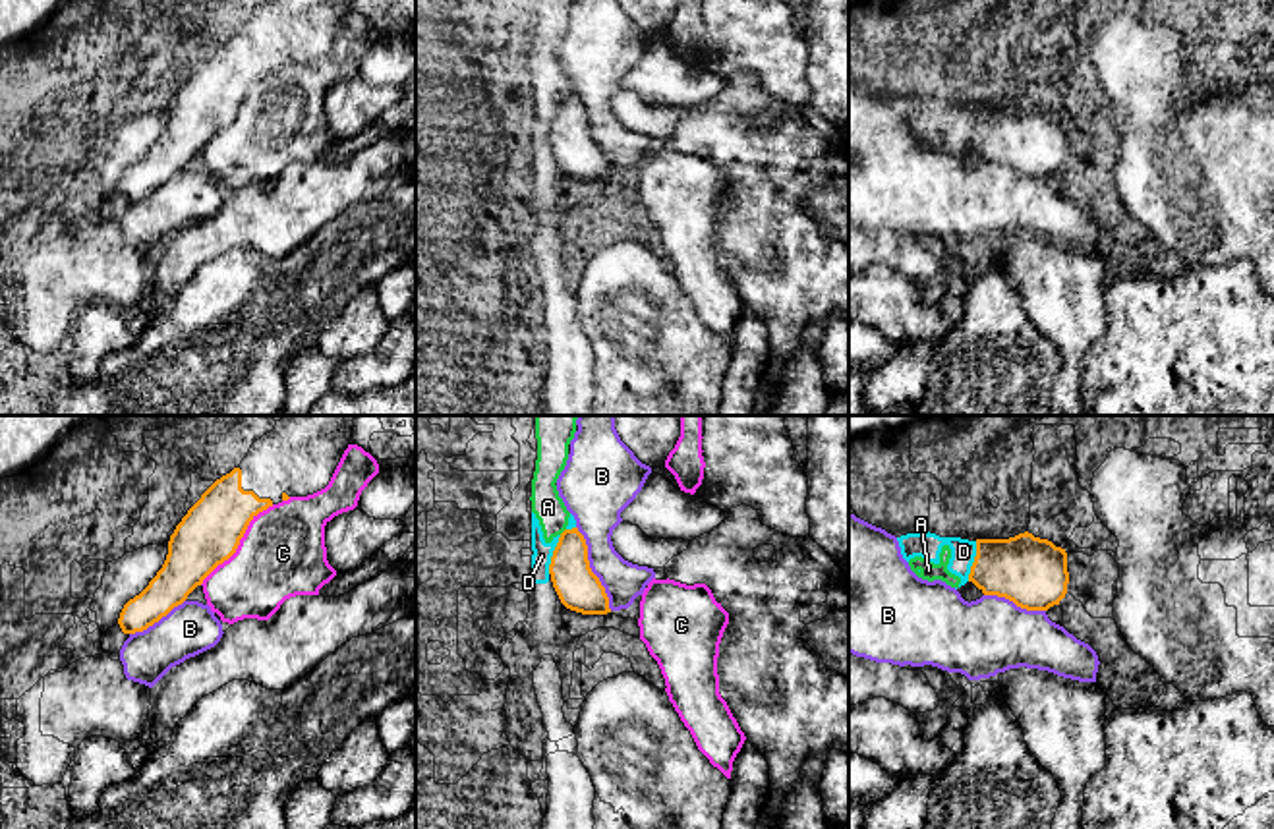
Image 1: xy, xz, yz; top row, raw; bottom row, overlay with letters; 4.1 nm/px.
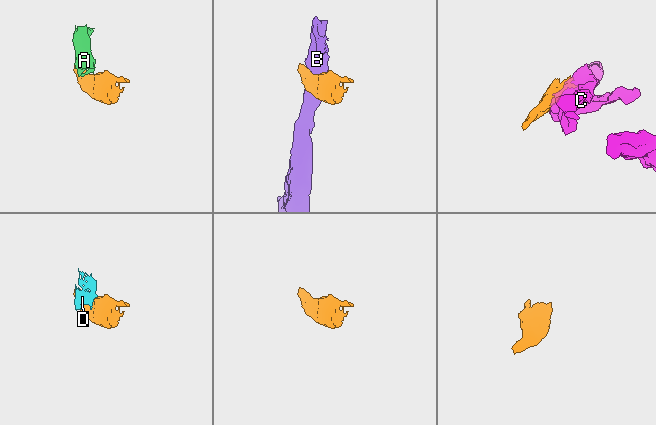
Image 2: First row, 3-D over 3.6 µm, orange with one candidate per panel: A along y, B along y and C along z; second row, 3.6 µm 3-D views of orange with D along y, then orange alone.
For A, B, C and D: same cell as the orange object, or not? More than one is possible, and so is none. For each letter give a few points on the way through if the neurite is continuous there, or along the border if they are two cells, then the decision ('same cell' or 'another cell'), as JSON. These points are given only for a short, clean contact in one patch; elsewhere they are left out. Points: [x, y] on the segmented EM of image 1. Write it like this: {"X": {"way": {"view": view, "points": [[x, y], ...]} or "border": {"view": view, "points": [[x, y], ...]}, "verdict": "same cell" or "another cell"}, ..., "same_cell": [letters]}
{"A": {"verdict": "another cell"}, "B": {"verdict": "another cell"}, "C": {"verdict": "another cell"}, "D": {"verdict": "another cell"}, "same_cell": []}

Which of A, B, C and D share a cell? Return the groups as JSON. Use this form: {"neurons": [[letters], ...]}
{"neurons": [["A", "D"], ["B"], ["C"]]}

